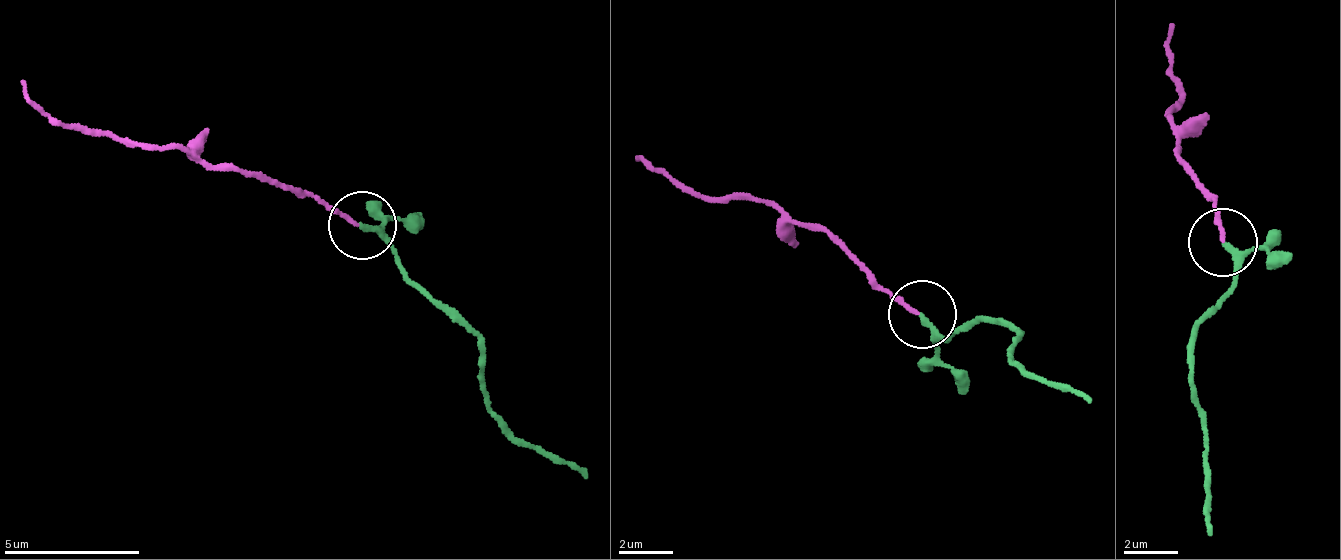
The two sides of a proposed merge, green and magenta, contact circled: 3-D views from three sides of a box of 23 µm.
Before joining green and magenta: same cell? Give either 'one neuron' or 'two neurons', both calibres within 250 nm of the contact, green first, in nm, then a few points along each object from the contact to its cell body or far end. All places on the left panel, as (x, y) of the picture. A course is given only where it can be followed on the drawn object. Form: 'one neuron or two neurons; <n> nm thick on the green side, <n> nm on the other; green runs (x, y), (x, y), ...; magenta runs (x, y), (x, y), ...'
one neuron; 160 nm thick on the green side, 140 nm on the other; green runs (363, 227), (422, 291), (476, 340), (485, 405), (584, 477); magenta runs (357, 227), (299, 195), (236, 168), (210, 167), (179, 150), (92, 133), (54, 122), (20, 82)

